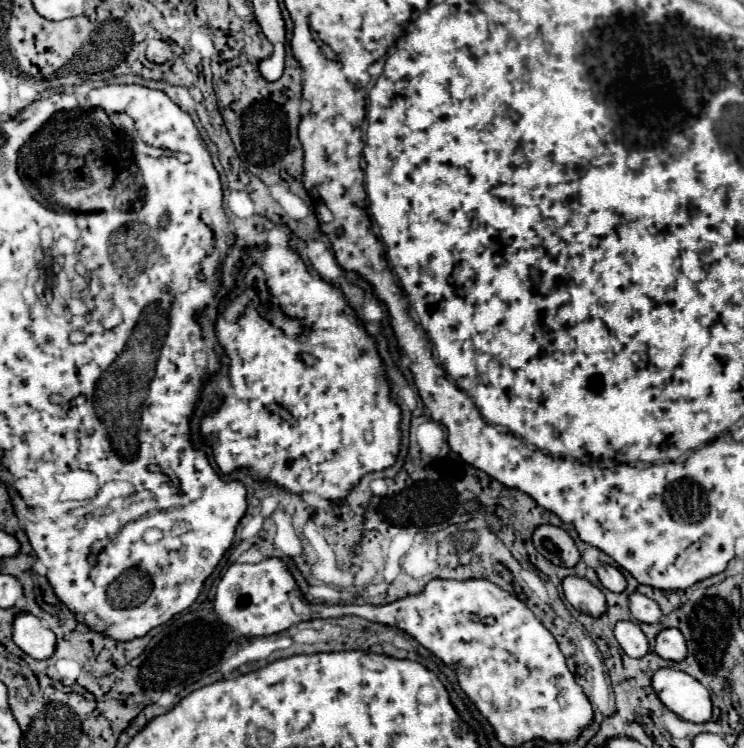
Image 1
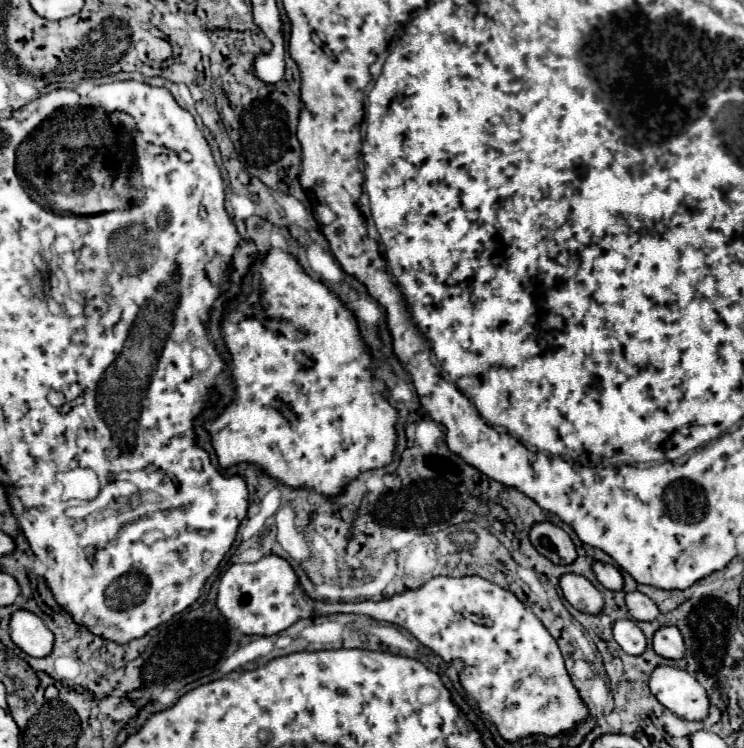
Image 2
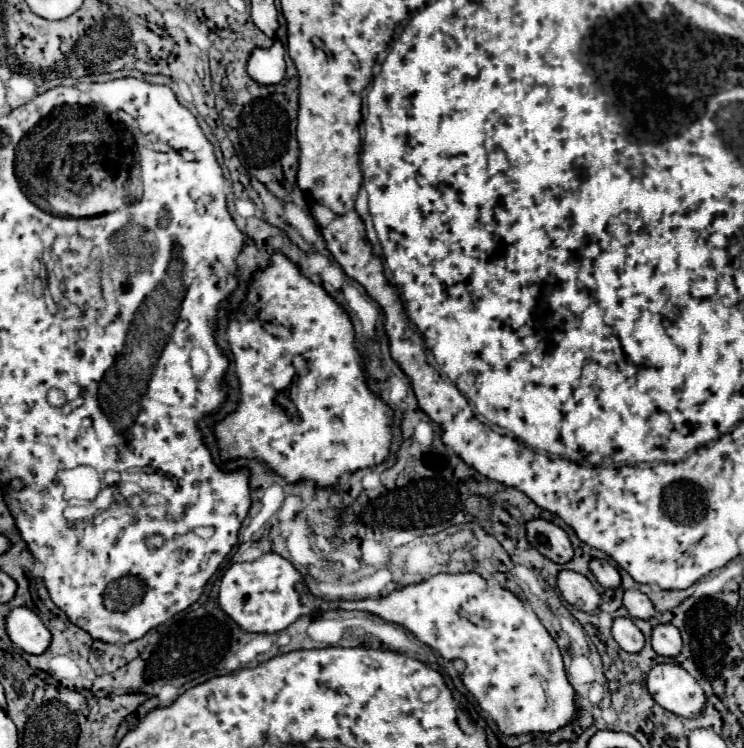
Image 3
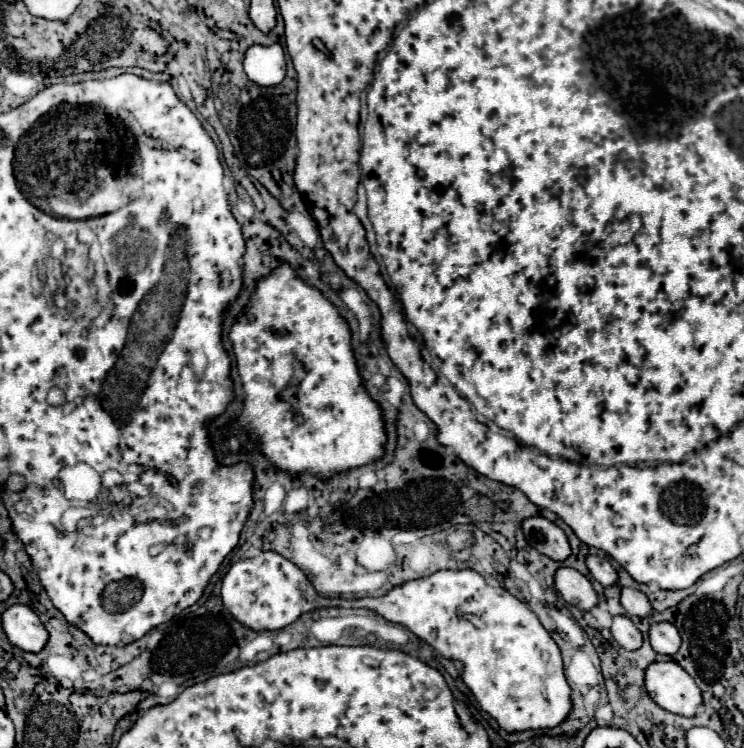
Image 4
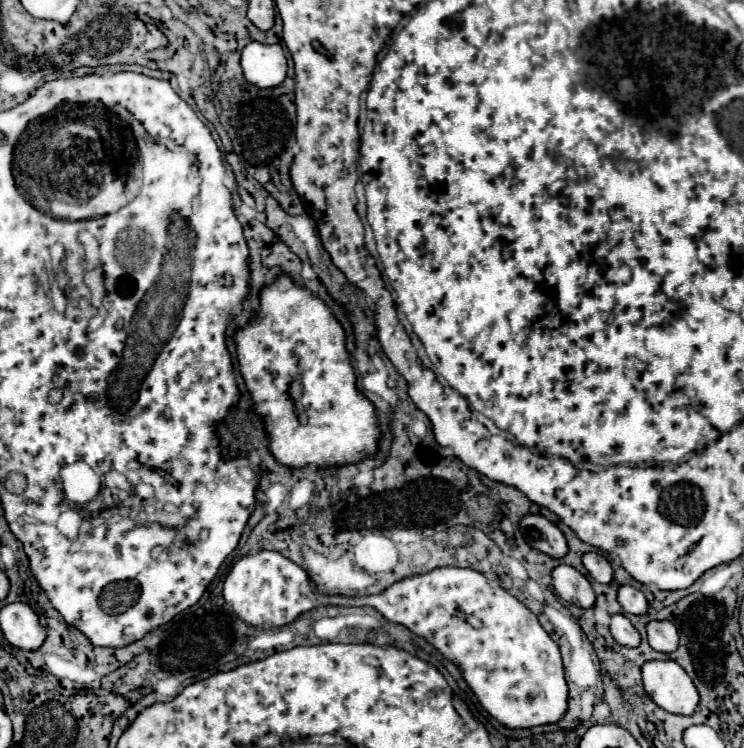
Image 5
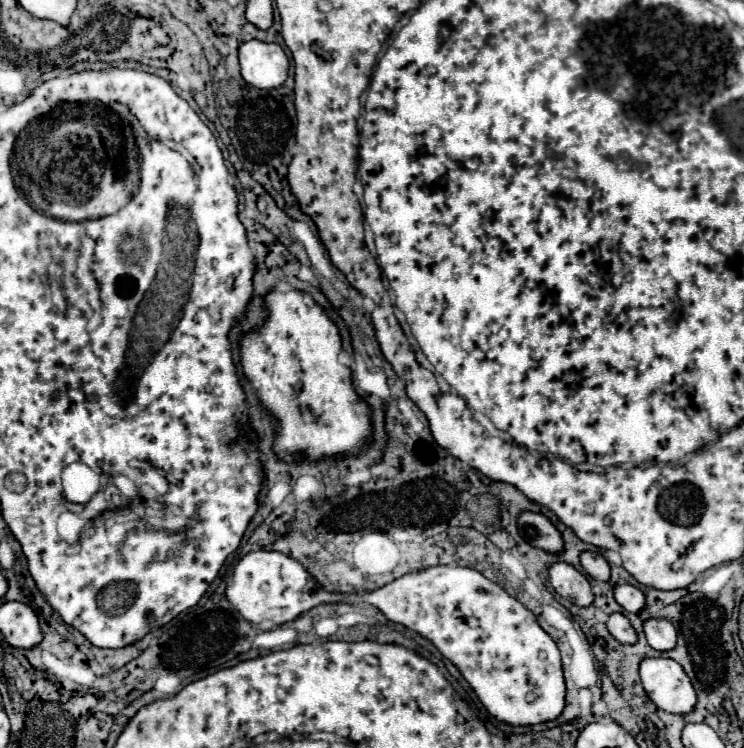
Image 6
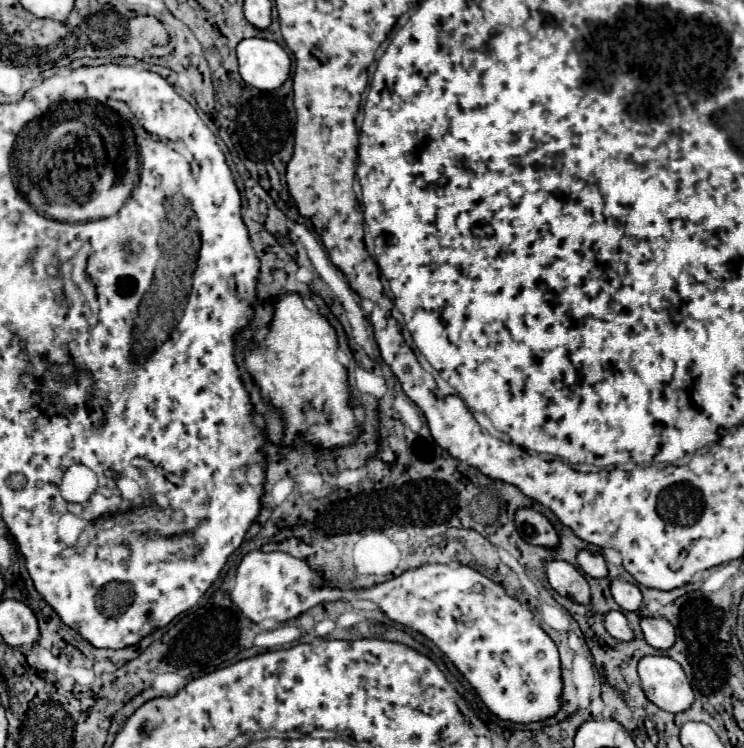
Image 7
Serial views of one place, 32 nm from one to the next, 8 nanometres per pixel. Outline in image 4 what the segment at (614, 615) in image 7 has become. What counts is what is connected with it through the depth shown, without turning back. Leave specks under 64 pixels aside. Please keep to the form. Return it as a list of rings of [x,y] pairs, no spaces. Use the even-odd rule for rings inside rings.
[[[616,616],[616,620],[612,622],[612,636],[614,640],[626,648],[626,650],[638,650],[642,646],[642,634],[640,630],[632,624],[632,620],[628,616]]]

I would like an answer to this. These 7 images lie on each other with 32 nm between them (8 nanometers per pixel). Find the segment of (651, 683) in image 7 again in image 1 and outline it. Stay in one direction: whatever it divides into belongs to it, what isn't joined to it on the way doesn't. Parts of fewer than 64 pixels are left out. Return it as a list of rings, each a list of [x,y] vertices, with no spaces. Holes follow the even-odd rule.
[[[662,668],[656,672],[652,686],[664,706],[680,718],[696,724],[704,724],[712,718],[710,692],[696,678],[680,670]]]

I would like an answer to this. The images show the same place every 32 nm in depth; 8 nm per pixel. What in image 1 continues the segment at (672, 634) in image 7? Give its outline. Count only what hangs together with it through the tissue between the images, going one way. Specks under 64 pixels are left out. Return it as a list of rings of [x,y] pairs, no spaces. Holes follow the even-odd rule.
[[[666,628],[656,638],[656,652],[664,660],[680,662],[686,658],[686,640],[678,628]]]

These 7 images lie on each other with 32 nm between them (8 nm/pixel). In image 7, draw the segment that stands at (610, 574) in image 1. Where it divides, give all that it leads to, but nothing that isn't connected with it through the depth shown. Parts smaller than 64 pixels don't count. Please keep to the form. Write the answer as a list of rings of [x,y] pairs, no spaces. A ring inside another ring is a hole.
[[[582,550],[578,554],[578,566],[592,578],[606,578],[608,576],[608,566],[602,554],[592,554],[588,550]]]

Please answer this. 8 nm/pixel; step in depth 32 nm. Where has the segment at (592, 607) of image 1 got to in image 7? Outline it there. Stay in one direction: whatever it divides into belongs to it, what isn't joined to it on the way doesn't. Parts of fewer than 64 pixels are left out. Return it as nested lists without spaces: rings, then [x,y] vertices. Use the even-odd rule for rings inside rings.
[[[552,560],[546,564],[546,574],[550,586],[564,598],[570,598],[578,604],[588,604],[592,600],[590,586],[586,578],[568,562]]]

